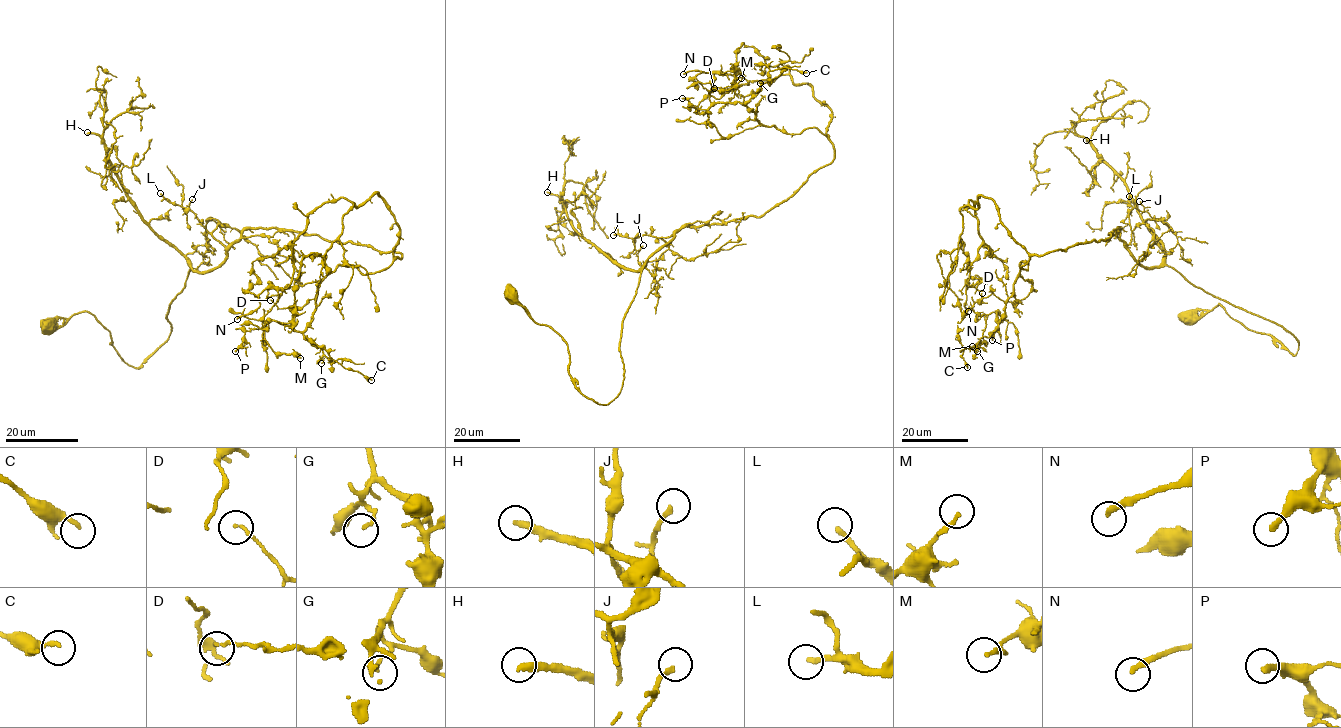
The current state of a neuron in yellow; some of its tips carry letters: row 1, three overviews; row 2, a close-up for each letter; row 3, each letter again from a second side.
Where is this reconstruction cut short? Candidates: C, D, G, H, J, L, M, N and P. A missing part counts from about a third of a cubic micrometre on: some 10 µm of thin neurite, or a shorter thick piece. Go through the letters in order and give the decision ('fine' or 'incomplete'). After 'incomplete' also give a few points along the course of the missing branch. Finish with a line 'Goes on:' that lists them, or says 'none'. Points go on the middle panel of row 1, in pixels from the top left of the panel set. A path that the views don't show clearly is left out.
C: fine
D: fine
G: fine
H: incomplete
J: fine
L: incomplete
M: fine
N: incomplete
P: fine
Goes on: H, L, N

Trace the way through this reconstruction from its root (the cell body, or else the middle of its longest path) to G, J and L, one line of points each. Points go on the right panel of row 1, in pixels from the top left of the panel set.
G: (1190, 317), (1219, 304), (1298, 349), (1280, 326), (1171, 267), (1143, 266), (1114, 230), (1023, 261), (977, 351)
J: (1190, 317), (1219, 304), (1298, 349), (1280, 326), (1171, 267), (1143, 266), (1128, 246), (1139, 201)
L: (1190, 317), (1219, 304), (1291, 353), (1298, 349), (1280, 326), (1171, 267), (1143, 266), (1128, 246), (1129, 196)

